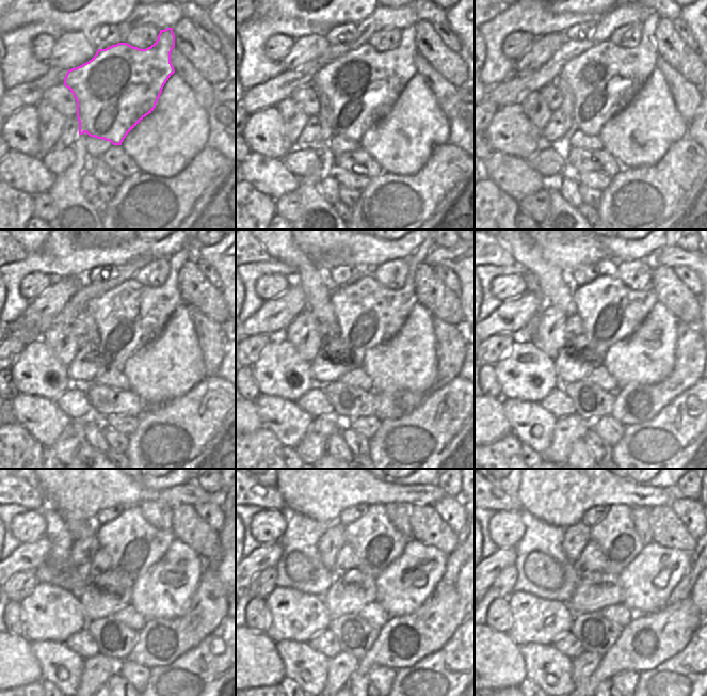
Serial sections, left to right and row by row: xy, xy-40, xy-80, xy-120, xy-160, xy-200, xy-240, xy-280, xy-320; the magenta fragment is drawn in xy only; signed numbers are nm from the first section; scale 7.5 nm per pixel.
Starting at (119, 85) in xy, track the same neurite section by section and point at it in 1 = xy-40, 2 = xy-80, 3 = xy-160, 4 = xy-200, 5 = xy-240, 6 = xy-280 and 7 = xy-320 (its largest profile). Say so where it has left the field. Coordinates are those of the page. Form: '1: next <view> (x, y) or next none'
1: next xy-40 (362, 85)
2: next xy-80 (605, 79)
3: next xy-160 (368, 313)
4: next xy-200 (610, 311)
5: next xy-240 (133, 544)
6: next xy-280 (375, 542)
7: next xy-320 (614, 535)

